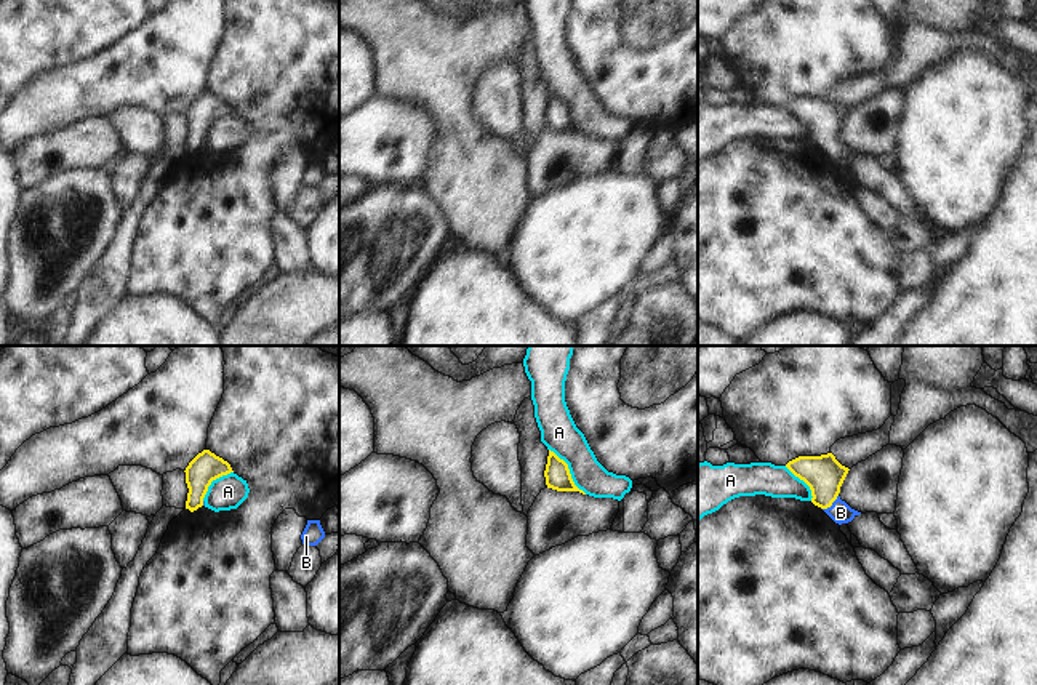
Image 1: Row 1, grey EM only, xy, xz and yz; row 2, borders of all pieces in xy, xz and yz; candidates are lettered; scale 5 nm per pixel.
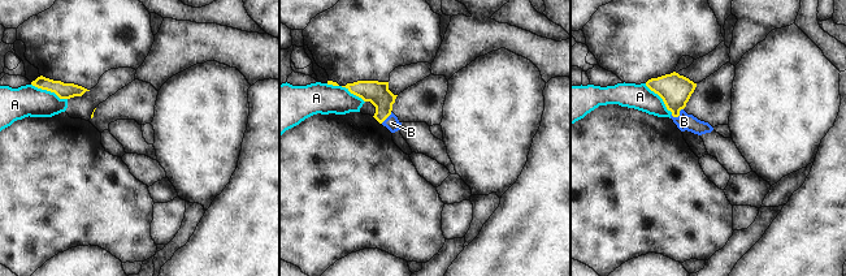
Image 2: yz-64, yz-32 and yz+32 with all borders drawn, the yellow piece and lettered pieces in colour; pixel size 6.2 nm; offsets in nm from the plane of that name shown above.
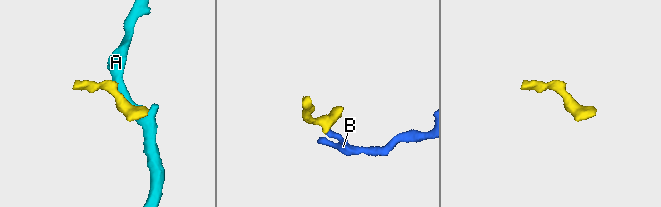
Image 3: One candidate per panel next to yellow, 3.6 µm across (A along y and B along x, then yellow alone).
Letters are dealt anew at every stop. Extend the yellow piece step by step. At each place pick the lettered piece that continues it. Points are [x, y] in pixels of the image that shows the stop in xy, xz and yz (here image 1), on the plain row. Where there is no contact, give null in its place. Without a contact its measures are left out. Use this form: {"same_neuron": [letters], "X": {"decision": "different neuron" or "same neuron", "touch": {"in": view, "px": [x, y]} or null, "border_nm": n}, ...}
{"same_neuron": ["B"], "A": {"decision": "different neuron", "touch": {"in": "xz", "px": [568, 112]}, "border_nm": 300}, "B": {"decision": "same neuron", "touch": {"in": "yz", "px": [831, 146]}, "border_nm": 110}}

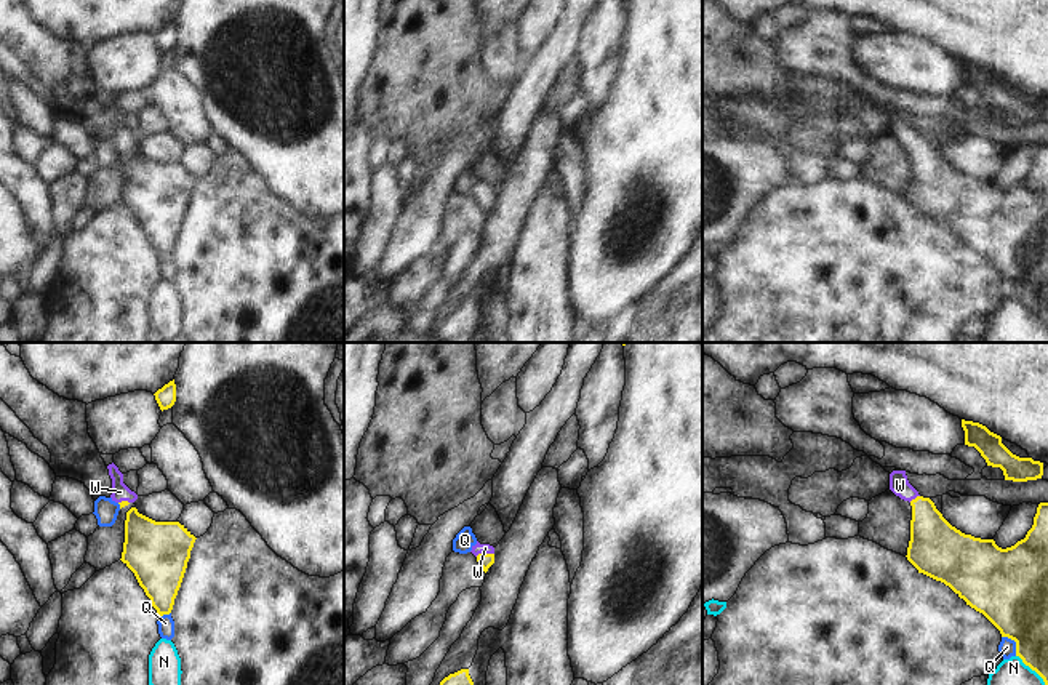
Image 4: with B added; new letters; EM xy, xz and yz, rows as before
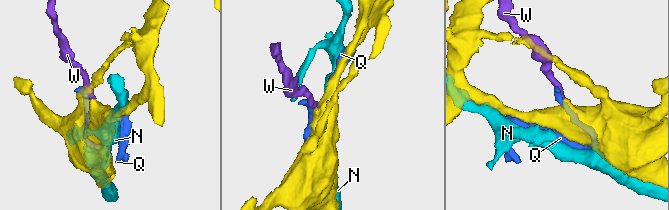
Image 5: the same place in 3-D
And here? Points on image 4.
{"same_neuron": ["W"], "N": {"decision": "different neuron", "touch": {"in": "yz", "px": [1034, 311]}, "border_nm": 220}, "Q": {"decision": "different neuron", "touch": {"in": "yz", "px": [1015, 282]}, "border_nm": 130}, "W": {"decision": "same neuron", "touch": {"in": "xz", "px": [484, 194]}, "border_nm": 100}}

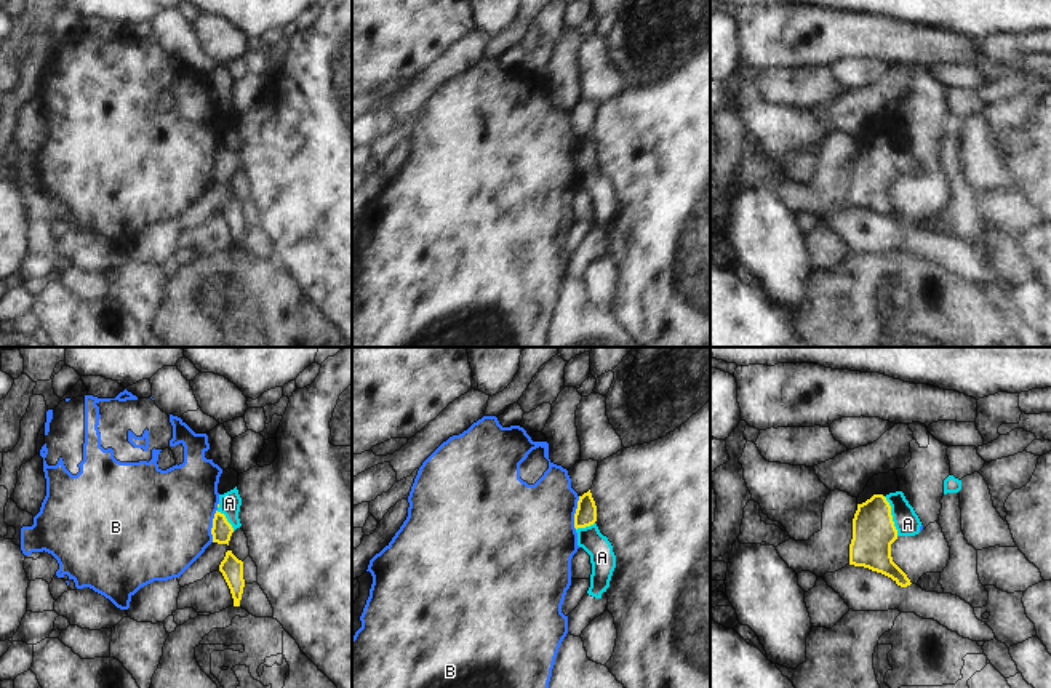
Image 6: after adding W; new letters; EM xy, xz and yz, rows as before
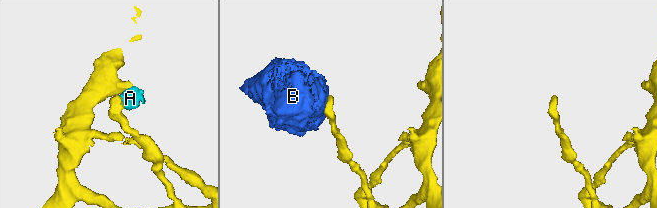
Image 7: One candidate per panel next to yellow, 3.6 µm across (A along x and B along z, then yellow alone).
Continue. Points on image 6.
{"same_neuron": ["A"], "A": {"decision": "same neuron", "touch": {"in": "yz", "px": [891, 157]}, "border_nm": 220}, "B": {"decision": "different neuron", "touch": {"in": "xz", "px": [576, 154]}, "border_nm": 170}}

